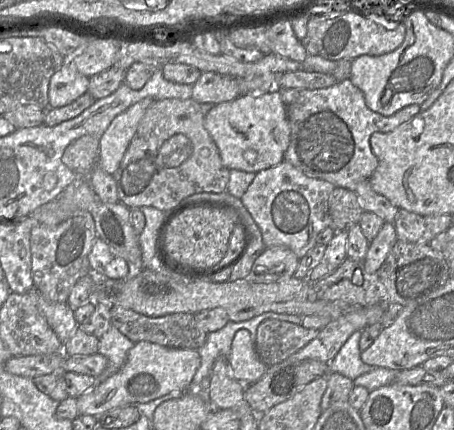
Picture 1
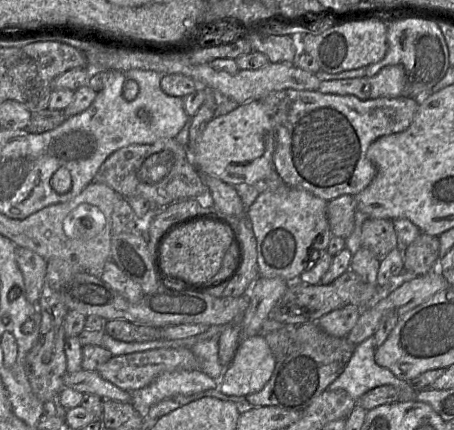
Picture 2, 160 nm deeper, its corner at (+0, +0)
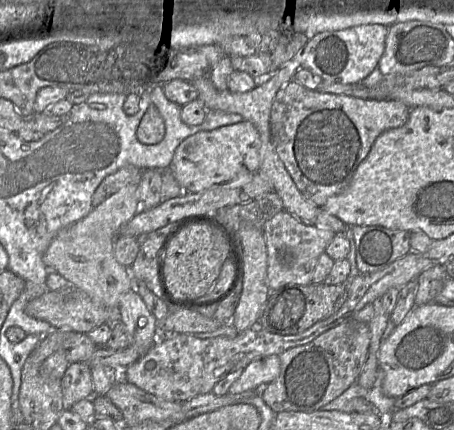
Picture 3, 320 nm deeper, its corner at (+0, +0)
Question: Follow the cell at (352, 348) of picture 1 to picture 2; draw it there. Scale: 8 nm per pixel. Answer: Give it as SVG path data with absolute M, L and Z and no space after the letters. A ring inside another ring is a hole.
M373 336L356 345L344 371L329 389L344 390L359 404L359 400L376 387L392 385L402 388L409 383L397 378L389 369L375 362L376 349Z

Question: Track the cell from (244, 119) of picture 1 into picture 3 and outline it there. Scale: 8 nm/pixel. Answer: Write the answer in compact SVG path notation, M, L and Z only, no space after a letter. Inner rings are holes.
M246 120L211 131L199 131L181 142L169 169L185 193L202 192L242 175L260 172L261 140L255 126Z

